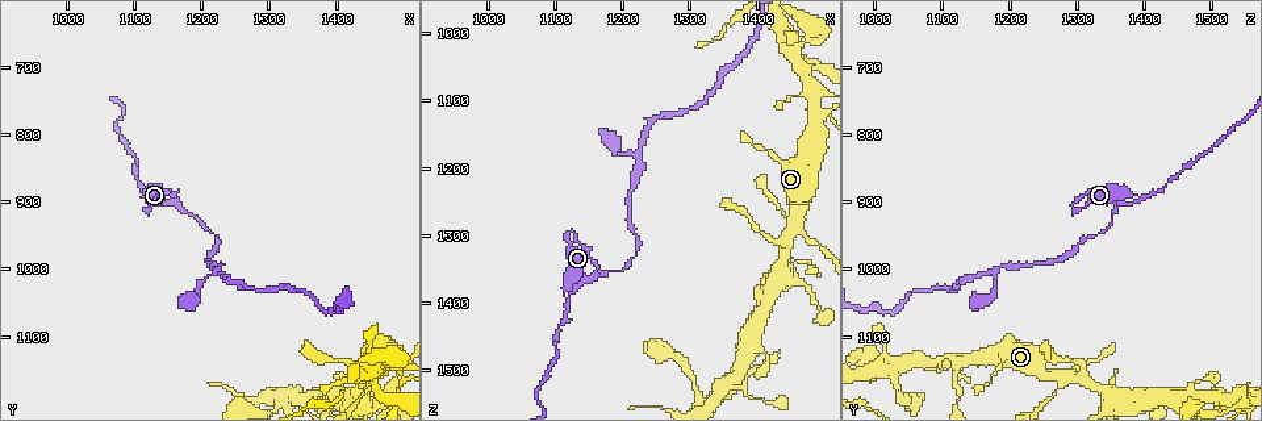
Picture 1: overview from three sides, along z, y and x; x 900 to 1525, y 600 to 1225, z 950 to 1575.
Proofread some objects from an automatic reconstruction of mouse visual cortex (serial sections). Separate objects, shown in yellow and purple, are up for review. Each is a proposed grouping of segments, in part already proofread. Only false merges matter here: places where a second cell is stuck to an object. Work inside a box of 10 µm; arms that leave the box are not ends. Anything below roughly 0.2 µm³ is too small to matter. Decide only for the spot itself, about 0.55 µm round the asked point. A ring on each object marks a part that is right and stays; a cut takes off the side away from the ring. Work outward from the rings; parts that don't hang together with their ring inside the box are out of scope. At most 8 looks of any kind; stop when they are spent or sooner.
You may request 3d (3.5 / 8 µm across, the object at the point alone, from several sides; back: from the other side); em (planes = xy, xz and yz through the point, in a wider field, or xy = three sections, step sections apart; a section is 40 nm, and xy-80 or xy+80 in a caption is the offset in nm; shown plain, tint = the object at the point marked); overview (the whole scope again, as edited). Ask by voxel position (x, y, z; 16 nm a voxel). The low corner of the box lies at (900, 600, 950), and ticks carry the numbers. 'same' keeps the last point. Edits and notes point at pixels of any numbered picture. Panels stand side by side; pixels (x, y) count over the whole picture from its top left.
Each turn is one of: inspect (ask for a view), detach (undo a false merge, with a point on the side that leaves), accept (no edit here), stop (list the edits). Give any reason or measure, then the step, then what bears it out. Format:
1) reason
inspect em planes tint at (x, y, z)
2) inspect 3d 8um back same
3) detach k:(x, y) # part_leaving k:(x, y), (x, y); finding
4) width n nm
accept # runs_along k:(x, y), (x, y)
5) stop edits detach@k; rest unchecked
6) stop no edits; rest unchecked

thick turns thin
inspect 3d 3.5um at (1115, 895, 1400)

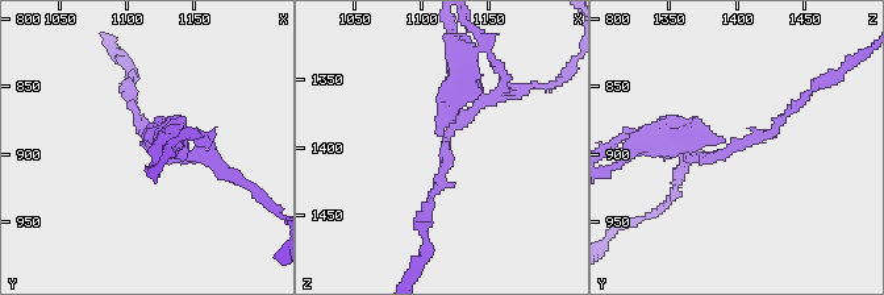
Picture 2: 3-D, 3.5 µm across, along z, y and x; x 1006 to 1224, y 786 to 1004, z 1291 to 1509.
arm_widths 150, 350 nm
inspect em planes tint at (1116, 892, 1400)

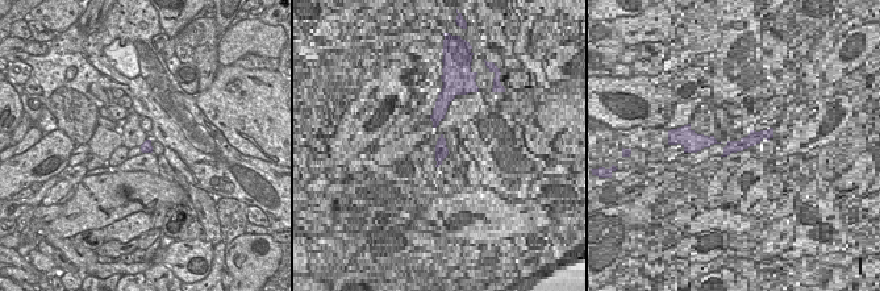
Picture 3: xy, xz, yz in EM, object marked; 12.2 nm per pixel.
accept # all the same cell

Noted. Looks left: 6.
looks like a crossing
inspect 3d 8um at (1460, 1160, 1270)

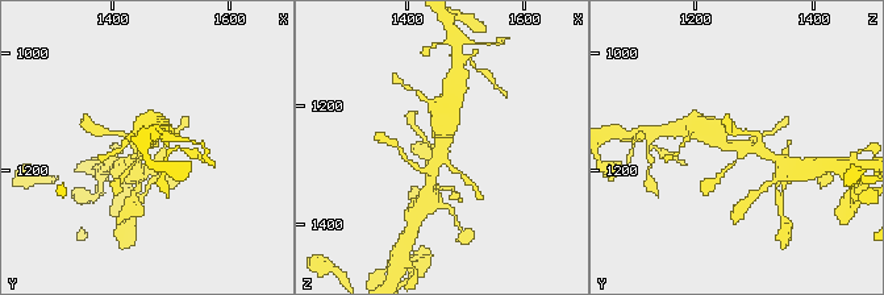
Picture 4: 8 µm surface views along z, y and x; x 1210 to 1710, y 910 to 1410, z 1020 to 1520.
shape alone is not enough
inspect em xy step 3 tint same

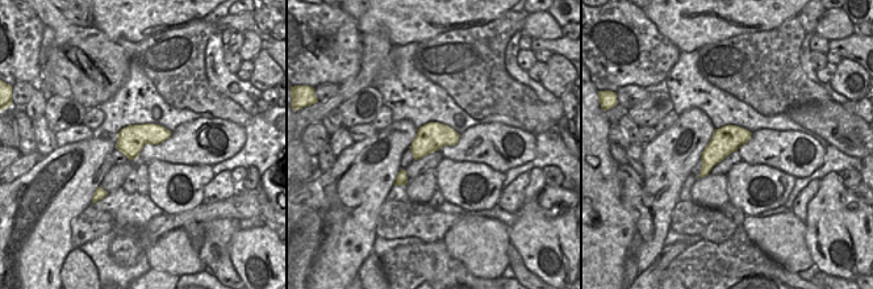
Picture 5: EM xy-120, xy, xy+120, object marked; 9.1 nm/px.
accept # all the same cell

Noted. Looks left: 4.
abrupt turn
inspect 3d 3.5um at (1485, 1140, 1125)

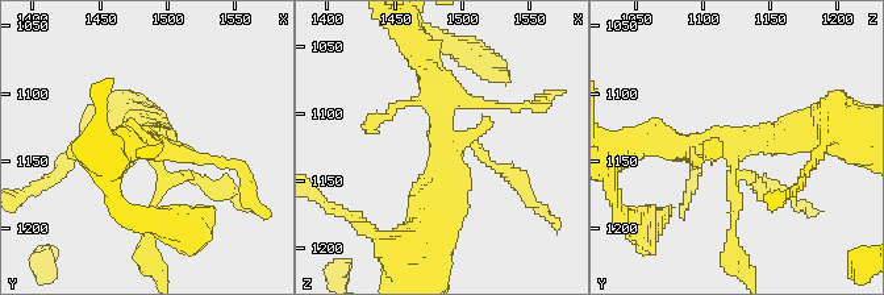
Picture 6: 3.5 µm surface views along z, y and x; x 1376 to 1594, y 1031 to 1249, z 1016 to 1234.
accept # runs_along 6:(818, 125), (764, 141), (654, 141); one cell here

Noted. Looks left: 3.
stop no edits; rest unchecked

